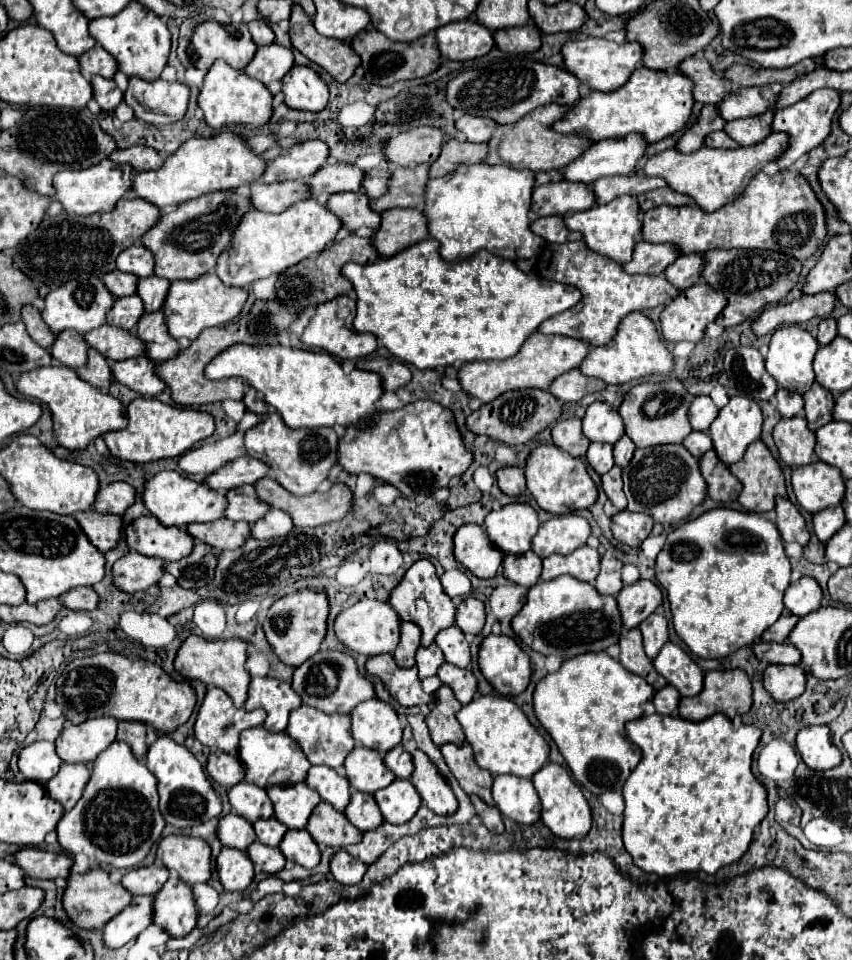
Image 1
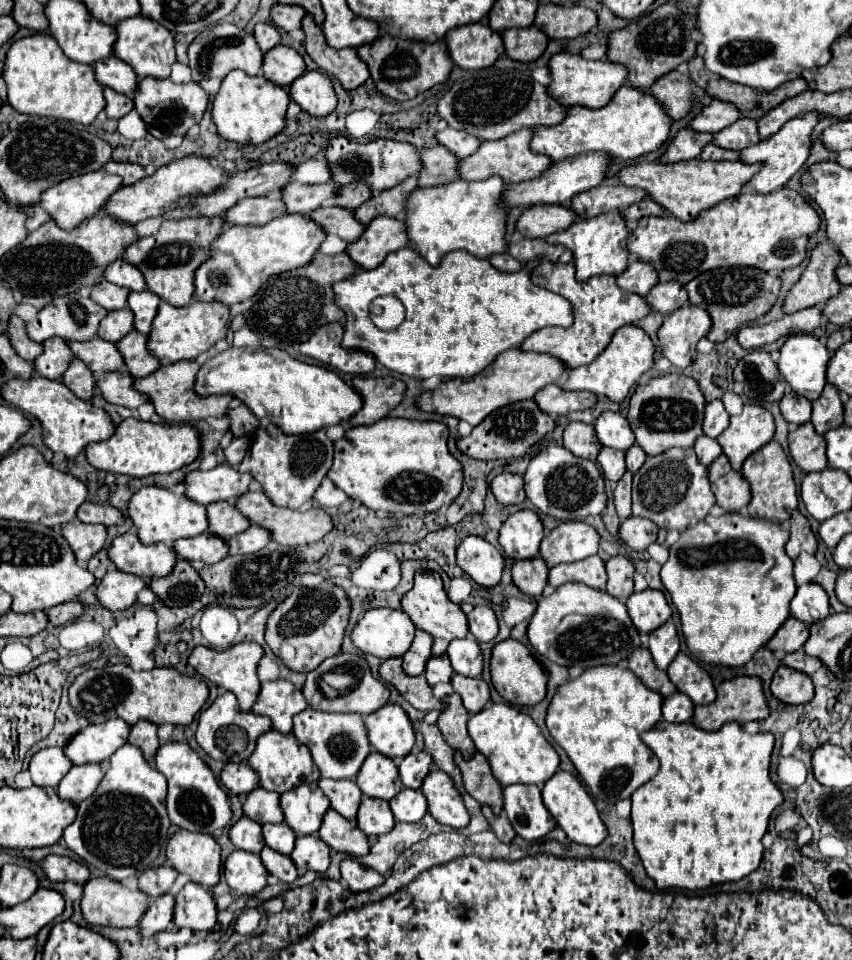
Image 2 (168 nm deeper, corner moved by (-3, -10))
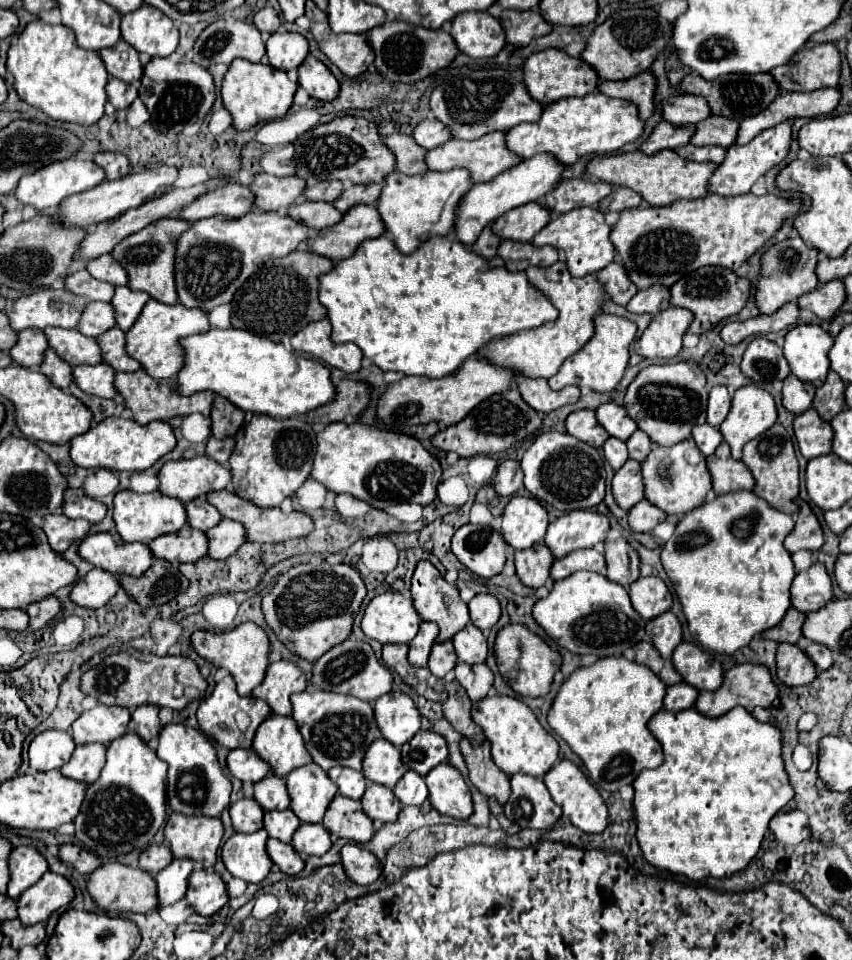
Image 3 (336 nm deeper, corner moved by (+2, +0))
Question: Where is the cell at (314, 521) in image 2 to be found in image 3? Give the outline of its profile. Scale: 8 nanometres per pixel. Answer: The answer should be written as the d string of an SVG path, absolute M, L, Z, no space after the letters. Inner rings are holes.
M219 490L219 492L213 492L213 494L207 494L207 500L223 516L241 522L247 530L247 540L249 542L271 542L271 544L273 542L285 542L285 540L291 540L291 538L303 538L313 530L313 520L305 512L293 510L293 512L285 514L281 508L259 508L257 504L253 504L249 500L243 500L241 496L237 496L235 492L229 492L229 490Z

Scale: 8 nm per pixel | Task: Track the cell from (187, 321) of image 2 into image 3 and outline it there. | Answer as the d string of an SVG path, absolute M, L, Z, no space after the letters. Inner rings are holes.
M149 300L137 318L137 322L127 332L127 352L131 358L139 360L141 366L153 378L171 378L175 376L185 362L185 348L181 346L181 338L193 334L205 334L211 330L209 314L201 308L187 308L183 304L163 304L157 300Z

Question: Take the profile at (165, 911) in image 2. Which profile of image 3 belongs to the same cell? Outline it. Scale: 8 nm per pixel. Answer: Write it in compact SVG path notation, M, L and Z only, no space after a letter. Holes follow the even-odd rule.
M173 860L165 870L161 870L161 872L155 876L159 908L171 906L171 904L179 902L179 900L185 896L187 878L189 878L191 870L193 870L193 862Z

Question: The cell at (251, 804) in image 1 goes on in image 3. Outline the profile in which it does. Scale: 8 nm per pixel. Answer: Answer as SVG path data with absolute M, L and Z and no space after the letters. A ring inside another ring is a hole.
M273 774L265 776L255 784L253 798L263 806L263 810L285 810L289 808L289 796L285 790L285 780Z

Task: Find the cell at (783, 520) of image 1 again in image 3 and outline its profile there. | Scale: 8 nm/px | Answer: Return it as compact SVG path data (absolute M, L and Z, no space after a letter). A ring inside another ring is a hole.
M801 504L799 514L797 514L797 522L795 528L787 534L785 538L785 548L789 554L797 552L797 550L819 550L823 546L823 530L815 518L815 514L811 512L809 504Z

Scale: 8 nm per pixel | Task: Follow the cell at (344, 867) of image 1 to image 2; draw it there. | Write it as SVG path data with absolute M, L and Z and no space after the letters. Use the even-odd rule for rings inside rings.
M346 858L340 870L342 870L342 880L346 882L346 886L352 892L364 892L370 888L378 888L382 886L382 880L384 880L382 874L374 872L372 868L366 868L364 864L356 862L354 858Z

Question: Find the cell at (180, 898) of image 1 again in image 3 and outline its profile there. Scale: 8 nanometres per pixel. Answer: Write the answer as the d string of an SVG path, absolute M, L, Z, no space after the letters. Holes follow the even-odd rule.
M195 868L189 876L189 886L185 894L187 904L201 916L213 916L227 904L225 882L217 872L205 872Z

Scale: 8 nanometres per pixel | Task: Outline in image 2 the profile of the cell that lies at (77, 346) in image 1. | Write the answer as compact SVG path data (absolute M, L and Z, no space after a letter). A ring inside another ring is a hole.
M50 338L46 342L42 342L44 352L32 362L34 370L50 380L60 380L60 376L66 372L70 360L74 358L74 354L70 352L68 344L62 338Z

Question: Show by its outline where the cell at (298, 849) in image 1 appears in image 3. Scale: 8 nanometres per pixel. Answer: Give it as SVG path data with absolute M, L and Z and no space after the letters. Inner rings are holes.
M301 824L293 834L291 846L303 858L323 856L331 848L331 834L321 824L317 824L317 826Z

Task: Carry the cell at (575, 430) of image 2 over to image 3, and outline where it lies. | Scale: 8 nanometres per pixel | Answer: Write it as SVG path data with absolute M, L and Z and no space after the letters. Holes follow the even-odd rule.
M577 410L569 414L565 420L565 430L577 440L583 440L595 448L601 448L603 442L609 438L609 434L601 430L601 424L597 422L593 410Z

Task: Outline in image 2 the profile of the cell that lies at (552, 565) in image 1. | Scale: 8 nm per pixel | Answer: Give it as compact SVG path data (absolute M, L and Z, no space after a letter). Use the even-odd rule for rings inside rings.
M590 556L572 564L558 564L550 568L548 584L558 588L566 582L584 582L590 588L606 588L606 568L600 556Z

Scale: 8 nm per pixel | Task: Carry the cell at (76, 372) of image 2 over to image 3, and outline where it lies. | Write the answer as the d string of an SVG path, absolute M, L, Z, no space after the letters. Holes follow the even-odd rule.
M47 348L45 350L45 360L39 368L55 386L59 386L61 390L67 390L69 384L73 382L73 368L53 350L53 348Z

